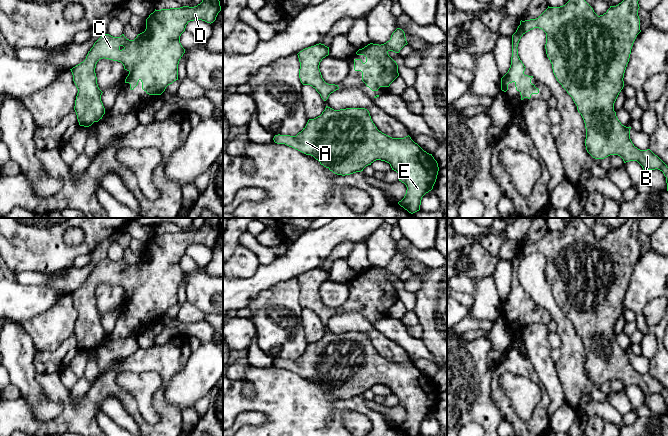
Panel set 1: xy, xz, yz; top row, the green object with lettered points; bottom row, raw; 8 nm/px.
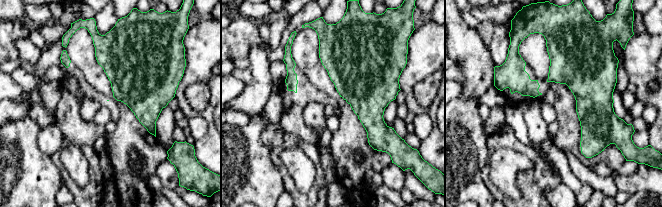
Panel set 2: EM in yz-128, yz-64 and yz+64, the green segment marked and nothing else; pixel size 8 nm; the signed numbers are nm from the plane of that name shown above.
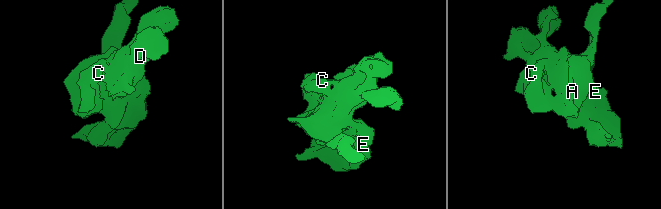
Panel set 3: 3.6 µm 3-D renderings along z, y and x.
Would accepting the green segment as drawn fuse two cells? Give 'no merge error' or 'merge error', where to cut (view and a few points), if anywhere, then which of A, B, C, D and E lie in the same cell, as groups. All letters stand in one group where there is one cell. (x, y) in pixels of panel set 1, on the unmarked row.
no merge error; no cut; A B C D E

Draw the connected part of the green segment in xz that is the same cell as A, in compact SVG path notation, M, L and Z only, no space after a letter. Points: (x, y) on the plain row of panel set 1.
M326 330L322 338L309 343L296 360L278 358L273 364L313 380L321 389L342 400L361 396L376 384L389 387L392 394L399 398L399 405L407 411L404 422L398 428L408 436L420 434L422 421L433 413L439 395L432 378L424 375L409 359L392 362L379 355L365 332L334 334Z

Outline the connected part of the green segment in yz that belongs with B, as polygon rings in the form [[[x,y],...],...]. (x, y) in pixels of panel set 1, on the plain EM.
[[[575,218],[560,231],[549,231],[536,243],[520,245],[512,259],[512,281],[508,296],[501,302],[501,314],[506,316],[508,308],[514,306],[521,324],[538,318],[539,313],[531,307],[533,300],[524,298],[525,290],[518,280],[518,267],[528,255],[539,252],[546,257],[546,278],[557,305],[572,321],[586,352],[585,370],[595,383],[610,379],[620,380],[624,387],[637,385],[644,395],[658,393],[666,401],[668,415],[668,391],[650,373],[640,374],[630,363],[631,351],[621,348],[614,335],[614,327],[624,311],[624,297],[629,286],[631,273],[640,254],[638,240],[641,218],[628,218],[616,230],[610,230],[606,237],[598,240],[581,218]]]

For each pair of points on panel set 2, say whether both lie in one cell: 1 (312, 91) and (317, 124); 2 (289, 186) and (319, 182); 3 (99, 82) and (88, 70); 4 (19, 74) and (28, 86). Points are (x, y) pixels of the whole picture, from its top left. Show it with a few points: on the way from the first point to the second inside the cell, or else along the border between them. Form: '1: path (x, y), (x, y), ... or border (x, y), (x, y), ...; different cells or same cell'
1: border (323, 103), (309, 101), (305, 105), (305, 123); different cells
2: path (297, 194), (308, 195), (313, 190); same cell
3: path (97, 79), (91, 73); same cell
4: path (22, 77), (28, 83); same cell

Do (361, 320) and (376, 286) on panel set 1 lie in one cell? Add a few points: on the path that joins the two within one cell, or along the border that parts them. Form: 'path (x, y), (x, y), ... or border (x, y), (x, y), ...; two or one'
border (340, 311), (359, 311), (371, 323); two

